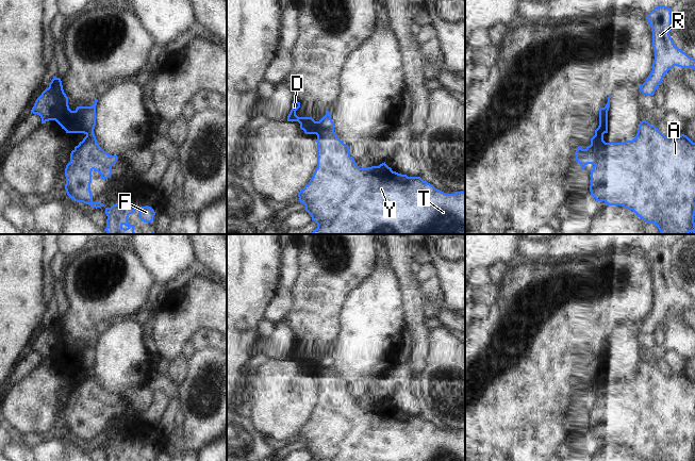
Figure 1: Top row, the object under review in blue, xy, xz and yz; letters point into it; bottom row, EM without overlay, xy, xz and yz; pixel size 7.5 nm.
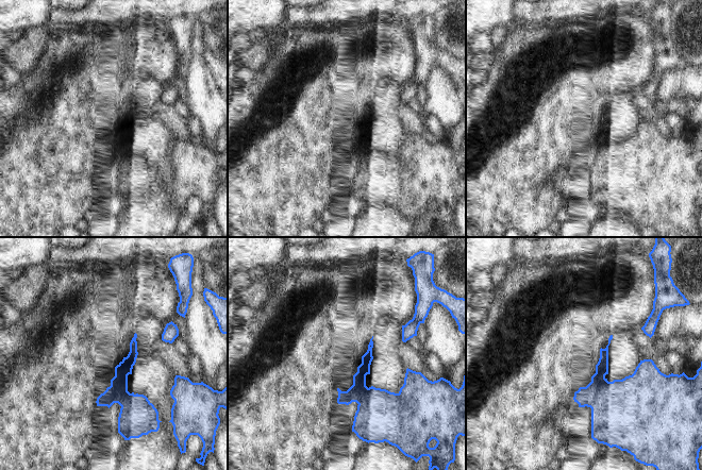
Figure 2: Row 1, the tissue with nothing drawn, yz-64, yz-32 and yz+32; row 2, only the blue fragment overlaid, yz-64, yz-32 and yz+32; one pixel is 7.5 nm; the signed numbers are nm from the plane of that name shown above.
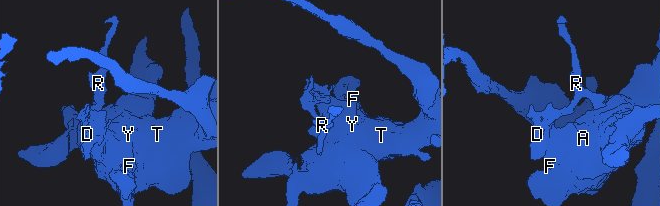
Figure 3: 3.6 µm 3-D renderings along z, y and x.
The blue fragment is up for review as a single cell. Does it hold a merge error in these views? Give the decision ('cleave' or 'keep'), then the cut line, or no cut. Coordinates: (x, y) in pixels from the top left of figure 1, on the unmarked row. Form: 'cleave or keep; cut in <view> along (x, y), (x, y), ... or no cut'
cleave; cut in yz along (612, 381), (610, 383), (604, 381), (599, 385), (593, 402)

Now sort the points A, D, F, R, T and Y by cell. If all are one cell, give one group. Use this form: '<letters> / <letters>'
A F T Y / D R

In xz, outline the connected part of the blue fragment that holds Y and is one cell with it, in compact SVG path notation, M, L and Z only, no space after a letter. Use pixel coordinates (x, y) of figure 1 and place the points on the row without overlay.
M324 368L317 374L317 407L315 408L309 423L298 431L299 440L305 444L304 448L311 454L315 461L465 461L465 430L446 432L432 423L424 419L420 415L408 415L393 410L385 400L379 405L360 407L354 397L350 395L349 384L344 382L337 375L330 375L329 368Z

